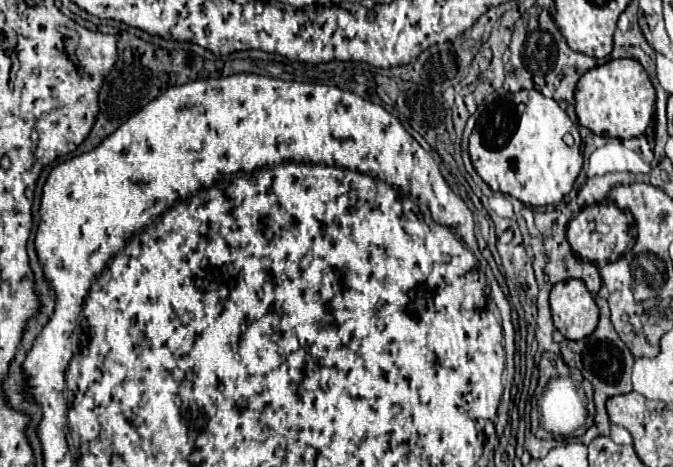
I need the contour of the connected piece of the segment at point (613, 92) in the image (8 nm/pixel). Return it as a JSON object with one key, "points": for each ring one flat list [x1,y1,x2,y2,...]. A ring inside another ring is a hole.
{"points":[[622,58,608,60,602,66,588,70,576,86,576,114,582,126,598,136,608,138,636,138,646,132,654,116,654,86,638,60]]}

